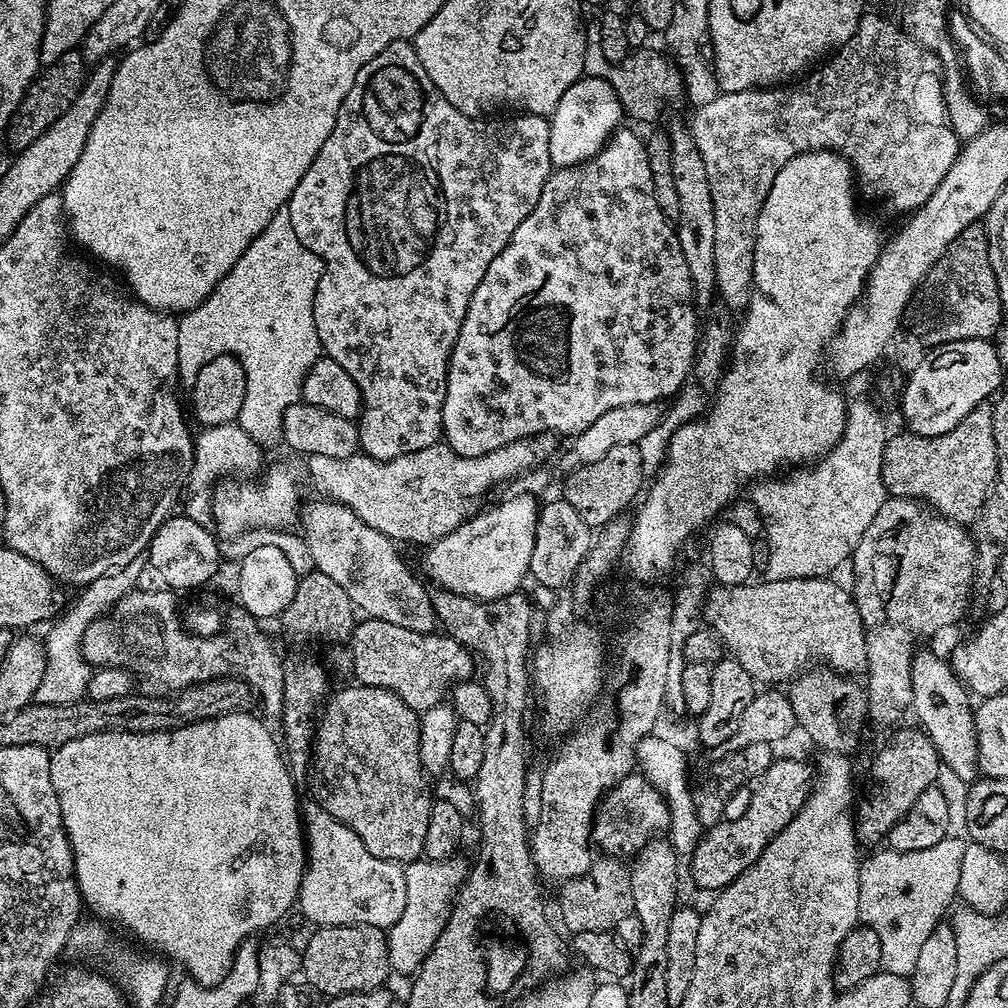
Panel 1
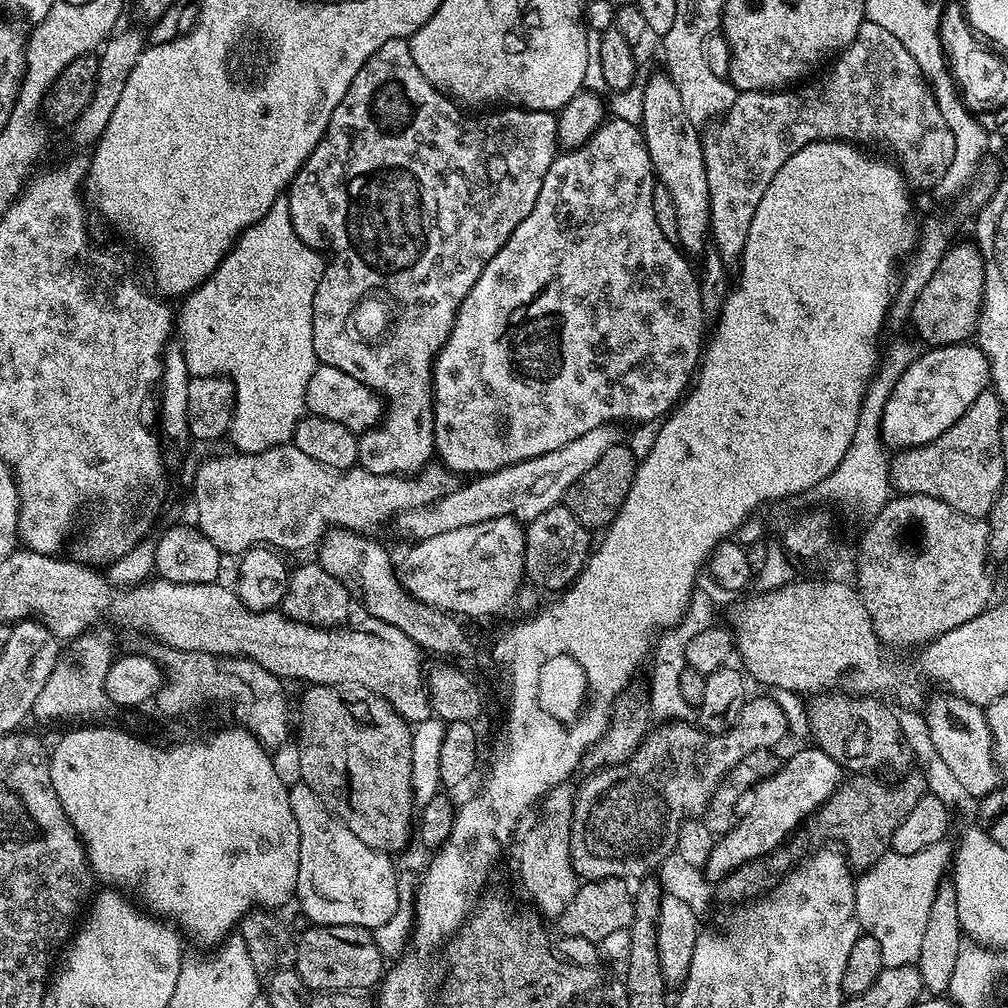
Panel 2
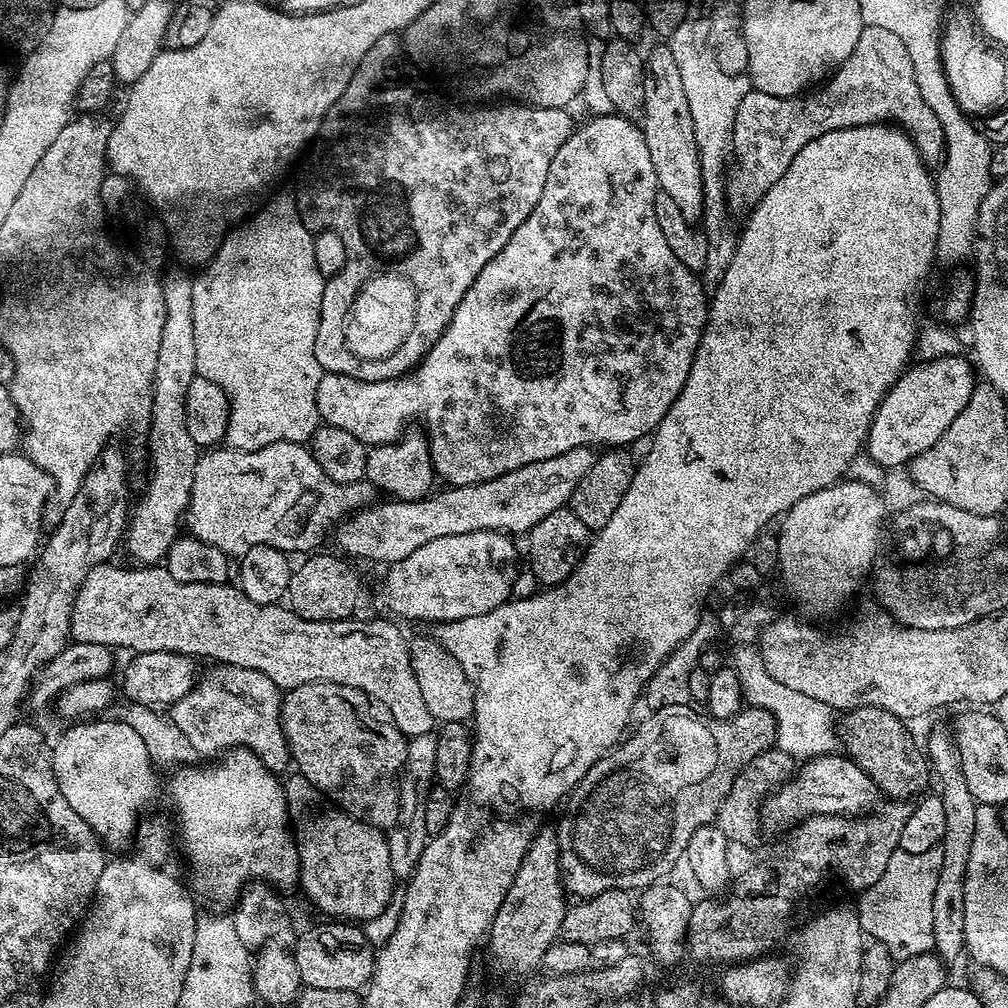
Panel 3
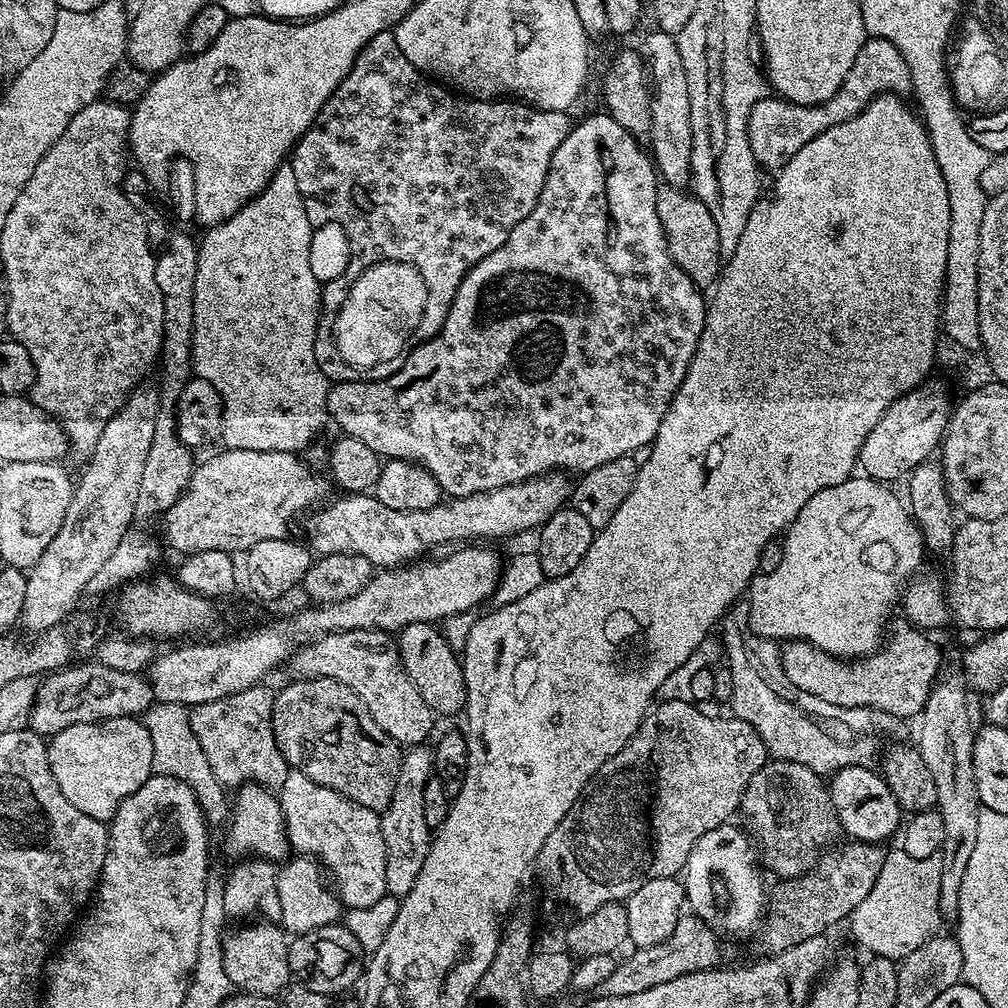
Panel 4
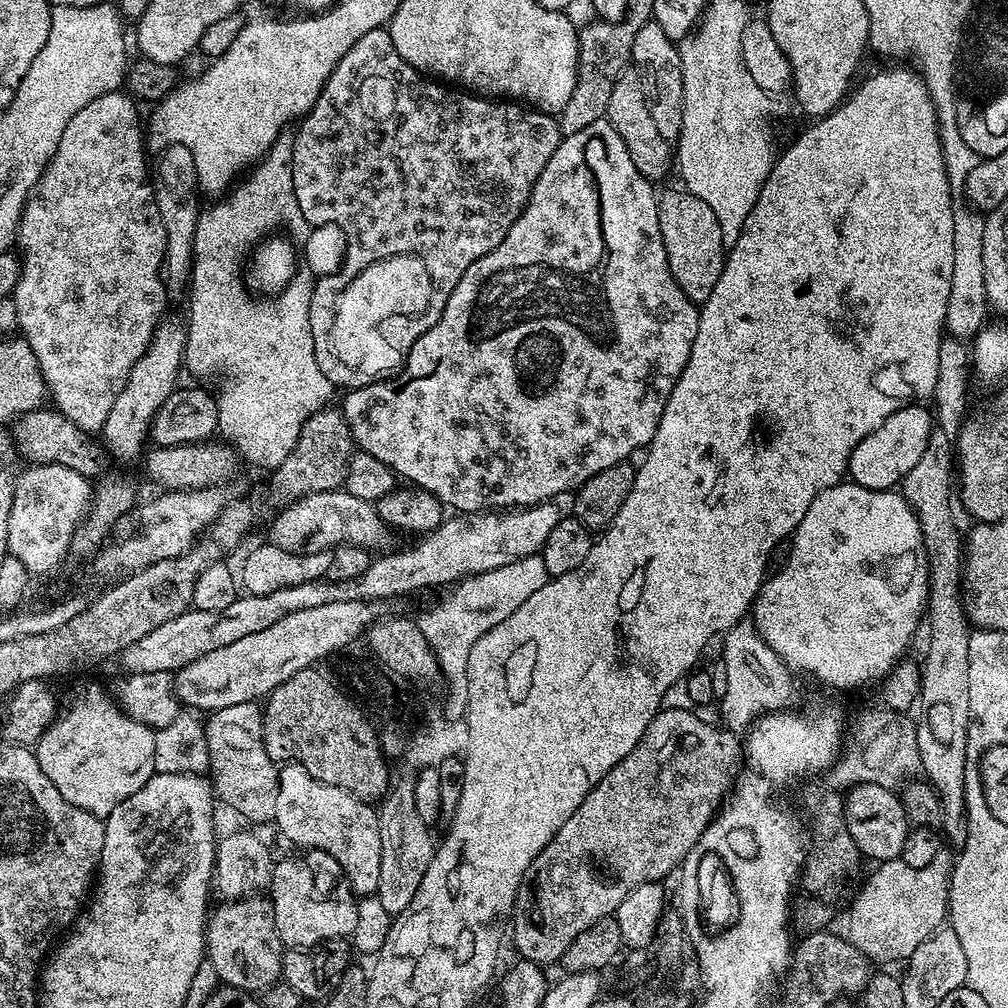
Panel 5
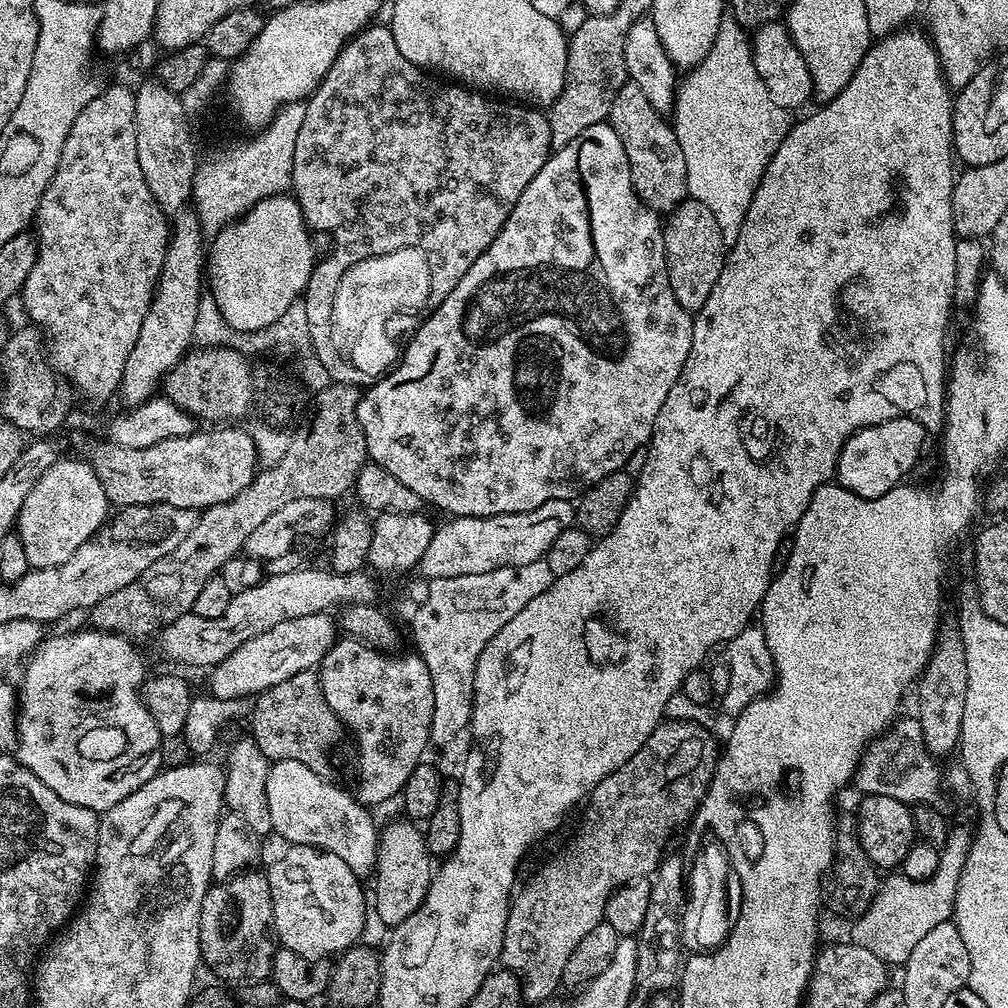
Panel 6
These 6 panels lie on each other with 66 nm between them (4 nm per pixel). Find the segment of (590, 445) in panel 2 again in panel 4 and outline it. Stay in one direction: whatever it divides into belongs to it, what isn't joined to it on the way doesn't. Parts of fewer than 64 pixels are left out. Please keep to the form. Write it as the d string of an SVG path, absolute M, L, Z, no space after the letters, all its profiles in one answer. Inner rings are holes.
M557 470L535 476L532 480L502 486L498 490L448 498L430 510L390 510L390 506L382 506L382 502L378 502L375 494L344 494L339 497L341 500L336 500L333 504L325 503L307 517L309 520L306 544L317 557L350 554L366 558L366 562L370 562L373 569L391 570L415 561L418 558L415 556L430 548L436 548L439 544L492 542L488 540L494 540L498 536L516 536L519 532L530 531L531 528L532 531L539 529L540 525L545 524L559 508L569 503L573 488L573 481L565 473Z

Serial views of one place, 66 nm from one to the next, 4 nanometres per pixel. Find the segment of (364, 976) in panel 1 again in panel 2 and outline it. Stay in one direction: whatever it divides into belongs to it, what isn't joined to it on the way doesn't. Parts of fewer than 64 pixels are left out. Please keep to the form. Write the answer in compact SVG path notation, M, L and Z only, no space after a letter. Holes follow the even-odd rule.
M318 924L305 927L300 940L295 941L295 970L302 978L304 988L313 993L346 992L375 989L385 971L386 958L378 950L375 935L358 926L326 926Z

